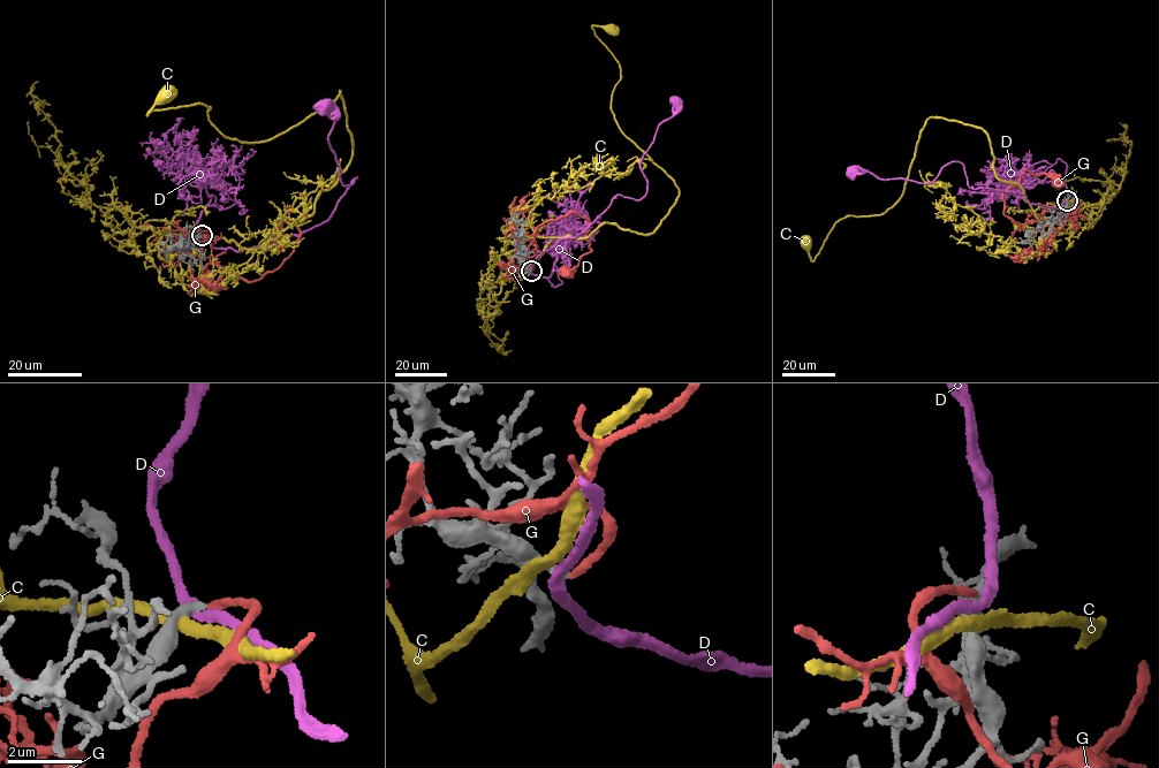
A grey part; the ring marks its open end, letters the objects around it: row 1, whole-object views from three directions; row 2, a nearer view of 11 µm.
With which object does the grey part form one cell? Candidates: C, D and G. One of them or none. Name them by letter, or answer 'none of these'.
G

